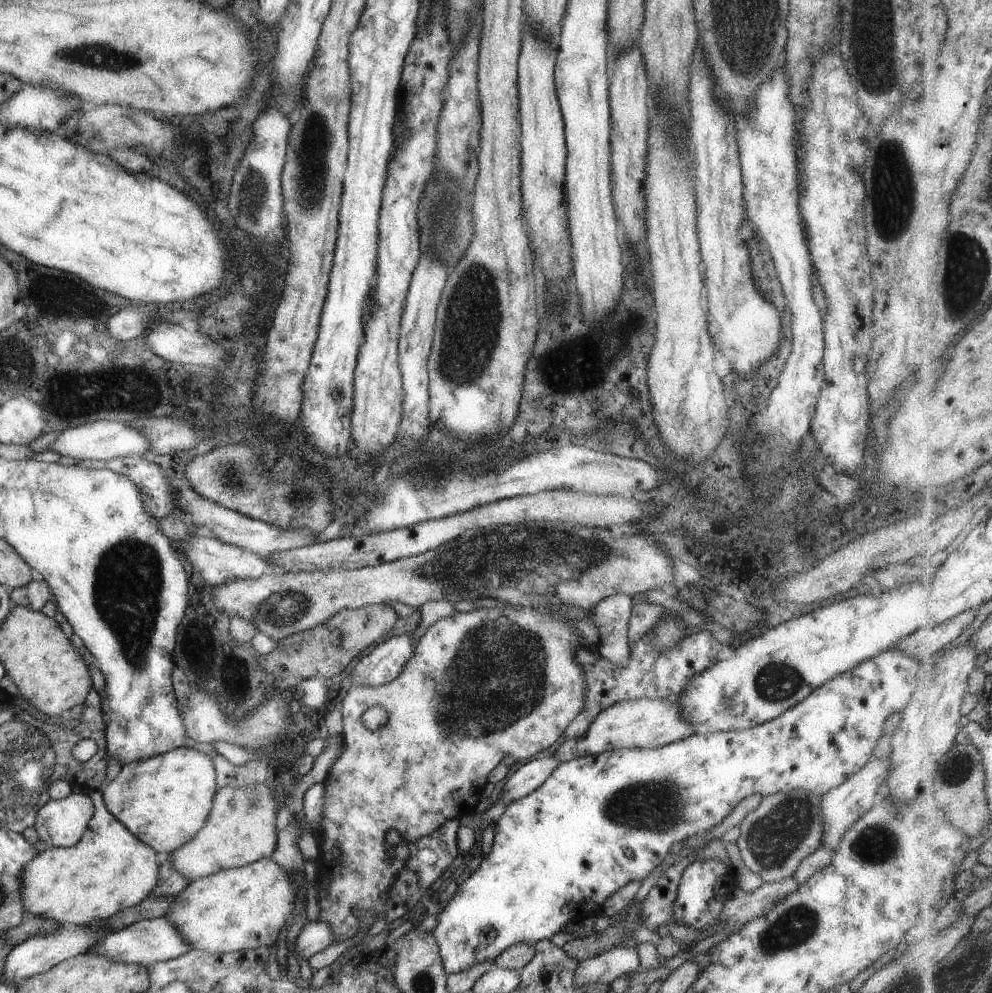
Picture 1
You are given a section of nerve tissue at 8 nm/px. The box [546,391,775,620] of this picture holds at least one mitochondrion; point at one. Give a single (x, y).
(592, 553)

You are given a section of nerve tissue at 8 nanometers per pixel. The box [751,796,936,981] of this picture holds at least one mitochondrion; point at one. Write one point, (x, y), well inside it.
(795, 926)

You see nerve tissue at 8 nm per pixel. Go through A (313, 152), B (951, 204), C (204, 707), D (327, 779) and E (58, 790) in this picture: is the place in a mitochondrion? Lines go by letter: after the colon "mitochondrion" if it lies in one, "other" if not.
A: mitochondrion
B: other
C: mitochondrion
D: other
E: mitochondrion

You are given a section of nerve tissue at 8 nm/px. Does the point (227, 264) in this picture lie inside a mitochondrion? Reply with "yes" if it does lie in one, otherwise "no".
no

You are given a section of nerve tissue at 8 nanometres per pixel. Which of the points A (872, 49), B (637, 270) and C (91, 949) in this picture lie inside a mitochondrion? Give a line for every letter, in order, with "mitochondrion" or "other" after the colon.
A: mitochondrion
B: other
C: other

